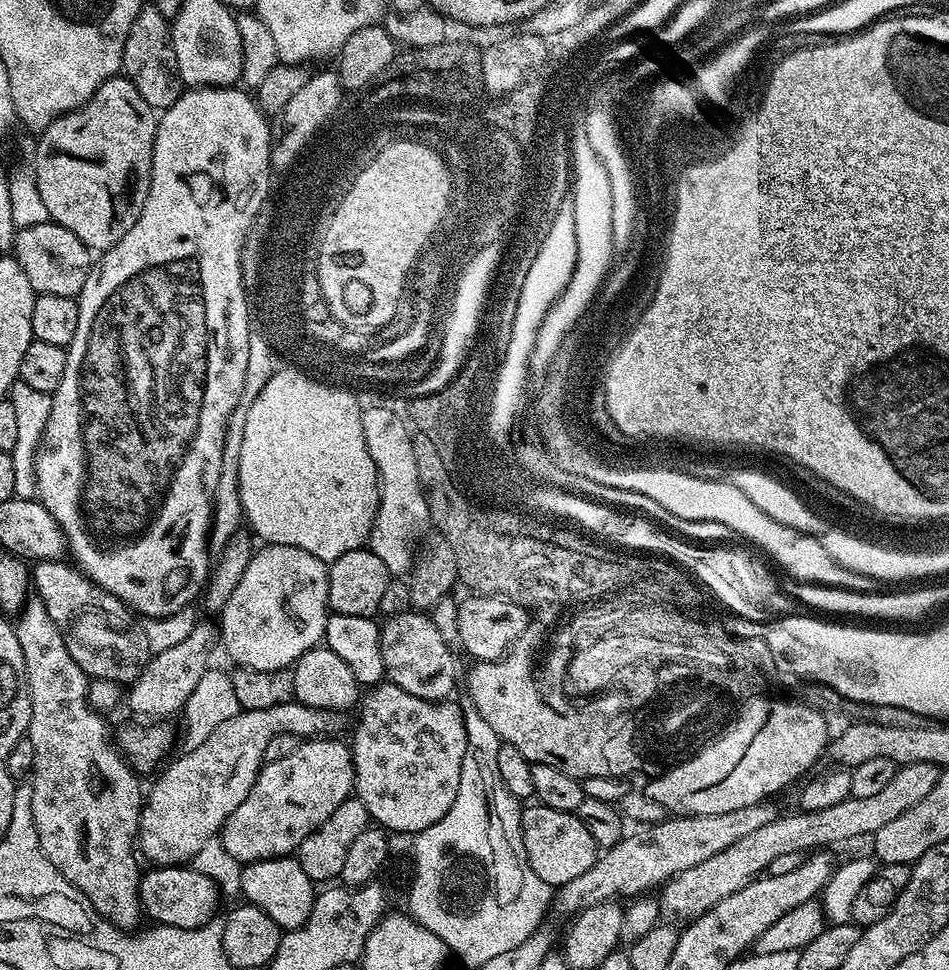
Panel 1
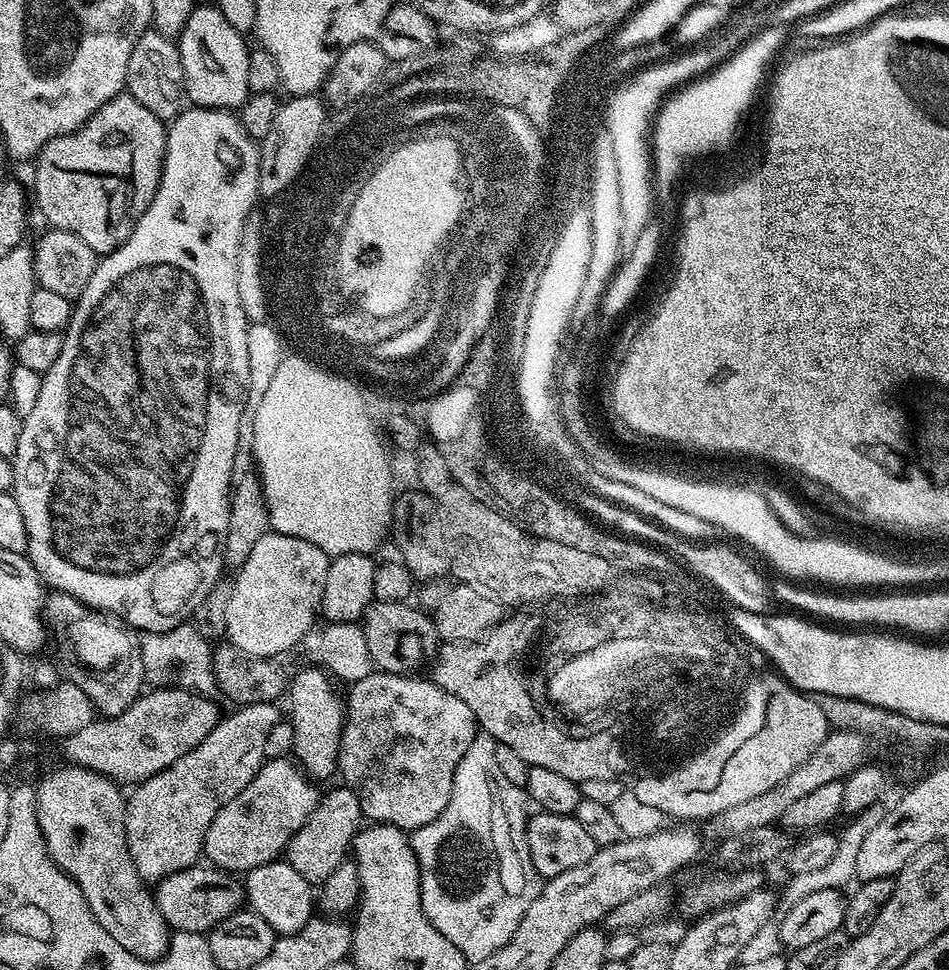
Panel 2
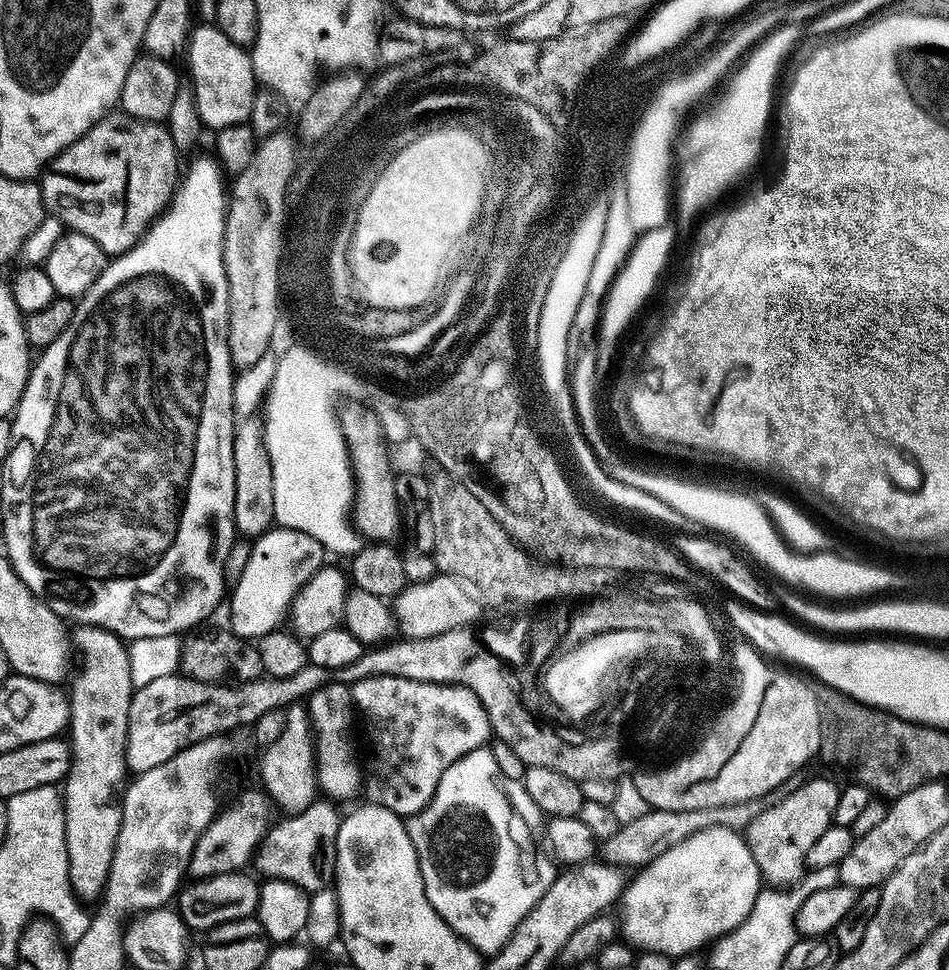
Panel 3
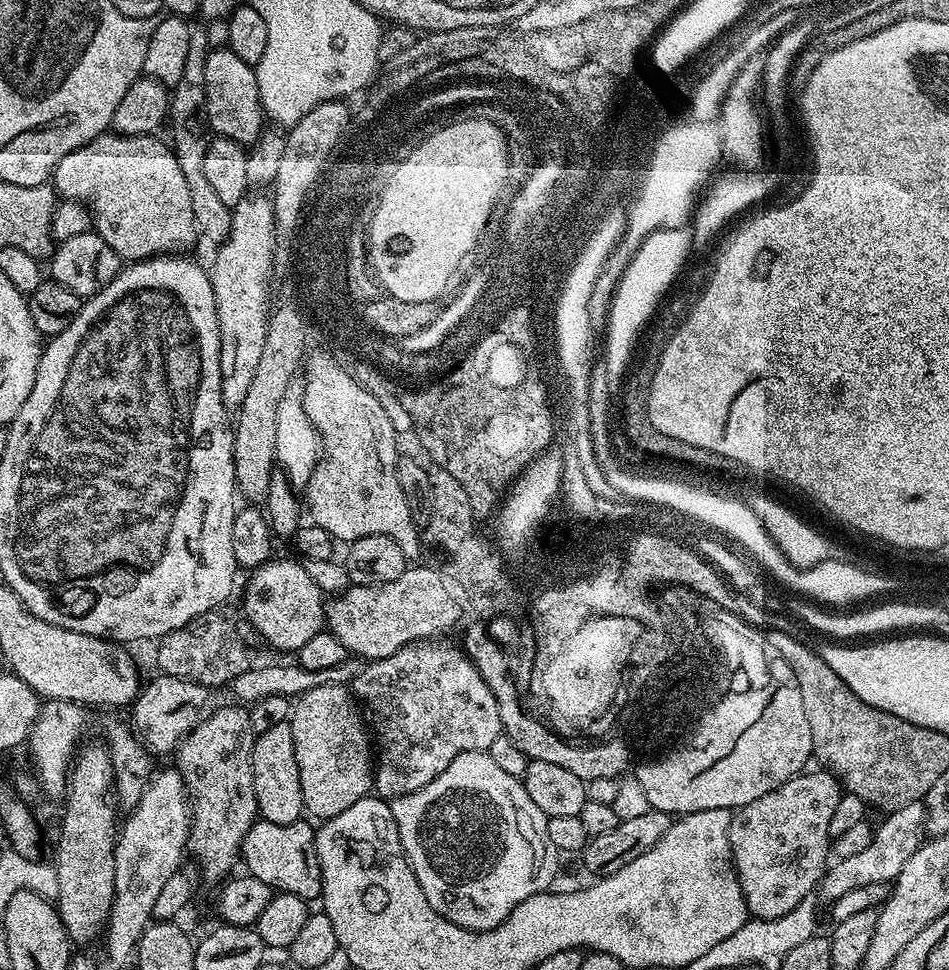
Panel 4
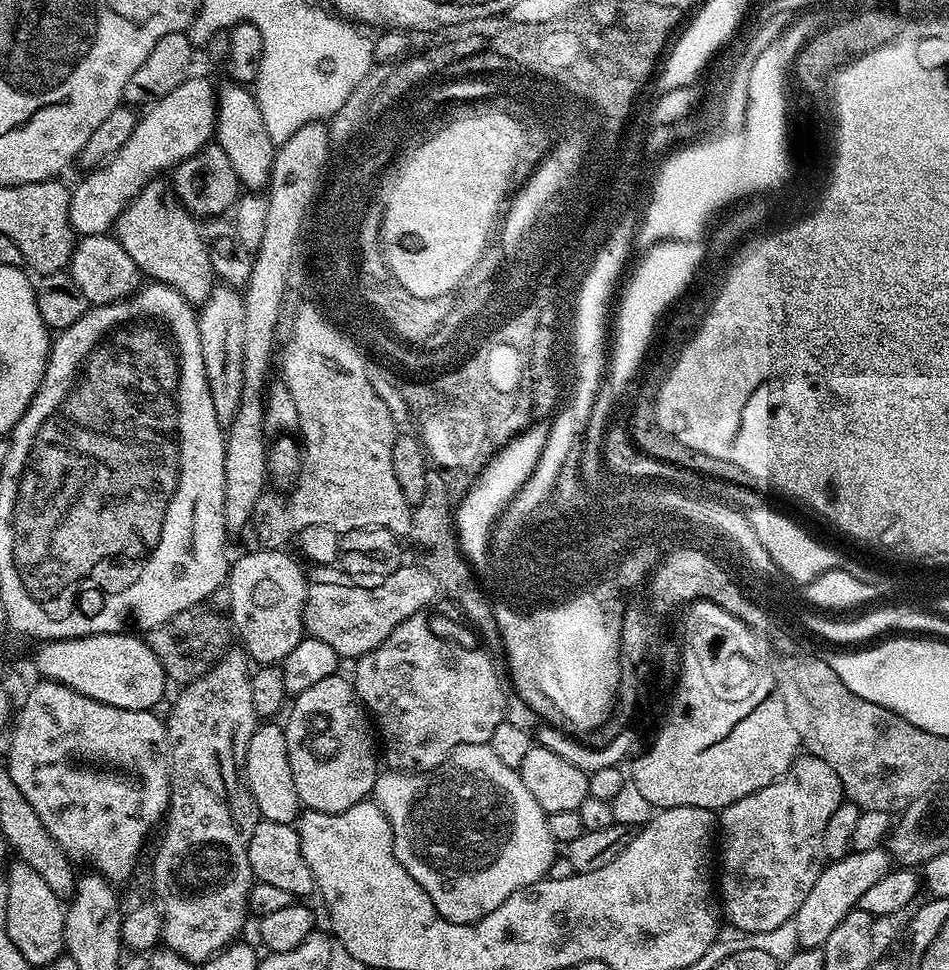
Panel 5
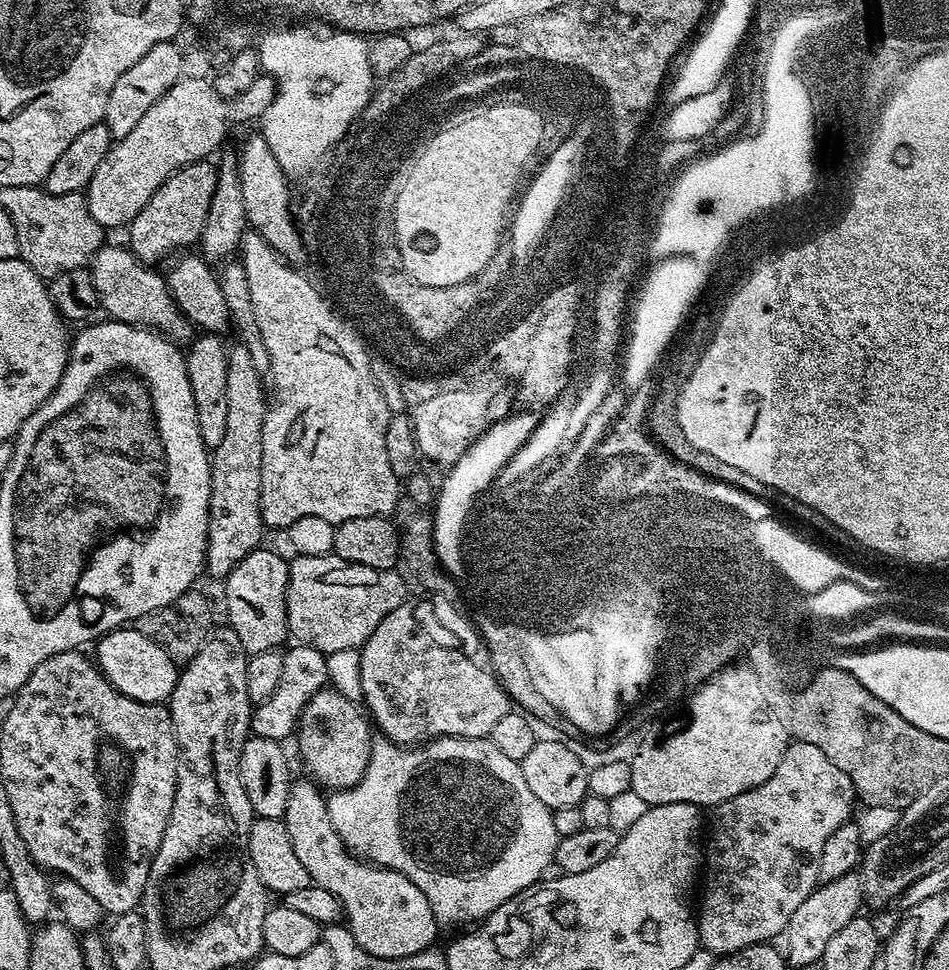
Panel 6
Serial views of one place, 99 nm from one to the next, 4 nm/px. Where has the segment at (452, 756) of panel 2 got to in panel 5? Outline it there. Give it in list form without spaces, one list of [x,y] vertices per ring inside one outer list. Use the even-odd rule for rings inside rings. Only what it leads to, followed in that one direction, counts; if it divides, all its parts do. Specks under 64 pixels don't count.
[[[424,612],[414,614],[410,618],[406,618],[406,622],[402,622],[398,626],[394,626],[394,630],[385,638],[380,645],[374,650],[370,650],[366,655],[359,657],[355,661],[356,676],[354,675],[354,685],[360,701],[370,713],[371,719],[374,721],[375,727],[378,729],[379,739],[384,739],[384,750],[382,746],[382,756],[388,759],[387,767],[392,770],[402,772],[411,772],[413,774],[428,774],[432,769],[437,768],[440,763],[449,756],[452,751],[463,744],[487,744],[490,734],[494,734],[495,728],[506,719],[504,712],[508,708],[508,700],[504,697],[504,688],[500,685],[500,676],[496,673],[496,668],[492,665],[492,660],[486,653],[482,652],[479,647],[474,649],[466,649],[464,646],[455,644],[454,641],[436,637],[431,632],[428,625],[429,617]]]

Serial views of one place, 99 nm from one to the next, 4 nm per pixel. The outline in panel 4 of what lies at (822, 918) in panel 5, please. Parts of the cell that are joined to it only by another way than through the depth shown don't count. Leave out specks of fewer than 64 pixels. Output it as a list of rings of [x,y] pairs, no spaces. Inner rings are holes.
[[[923,803],[907,804],[898,810],[887,813],[884,821],[875,825],[870,846],[866,846],[858,854],[851,858],[836,860],[825,871],[823,880],[818,885],[821,897],[825,896],[828,902],[842,898],[849,890],[858,890],[858,886],[870,886],[870,882],[892,882],[897,874],[910,862],[910,854],[918,850],[922,843],[922,837],[926,832],[926,817]]]

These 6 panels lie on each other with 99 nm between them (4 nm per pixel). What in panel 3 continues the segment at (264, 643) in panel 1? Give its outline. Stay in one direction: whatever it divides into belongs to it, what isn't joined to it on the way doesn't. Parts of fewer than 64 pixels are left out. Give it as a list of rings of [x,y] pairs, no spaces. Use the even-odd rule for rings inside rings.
[[[272,526],[267,532],[251,541],[250,562],[244,571],[245,577],[260,591],[260,596],[247,596],[243,587],[231,589],[232,625],[231,631],[248,642],[256,642],[285,623],[292,607],[292,597],[301,586],[310,582],[315,572],[326,564],[326,553],[318,538],[302,534],[302,530],[290,530]]]

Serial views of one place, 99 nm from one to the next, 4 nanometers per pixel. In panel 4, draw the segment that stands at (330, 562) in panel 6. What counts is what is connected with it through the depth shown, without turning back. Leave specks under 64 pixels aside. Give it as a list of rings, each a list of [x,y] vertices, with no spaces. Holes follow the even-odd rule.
[[[420,566],[405,568],[402,574],[398,574],[398,578],[394,578],[394,582],[352,586],[333,595],[327,601],[324,609],[327,631],[332,632],[334,638],[338,638],[338,642],[342,642],[342,646],[346,646],[346,650],[353,657],[363,658],[368,662],[390,658],[390,654],[402,650],[408,644],[415,644],[418,640],[439,637],[444,634],[440,632],[454,627],[456,620],[461,619],[461,601],[454,595],[453,589],[451,592],[447,588],[449,585],[446,583],[445,577],[431,566],[416,567]]]

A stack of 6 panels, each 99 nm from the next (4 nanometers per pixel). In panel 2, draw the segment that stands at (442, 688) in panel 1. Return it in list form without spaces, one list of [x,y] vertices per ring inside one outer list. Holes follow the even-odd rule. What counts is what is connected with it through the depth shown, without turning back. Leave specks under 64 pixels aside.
[[[376,600],[364,612],[362,627],[366,634],[366,647],[370,649],[370,658],[373,665],[382,672],[398,672],[401,674],[411,673],[412,668],[420,668],[429,663],[430,657],[437,651],[438,637],[436,635],[436,626],[431,619],[423,616],[425,613],[419,607],[411,608],[411,603],[405,602],[382,602]]]

